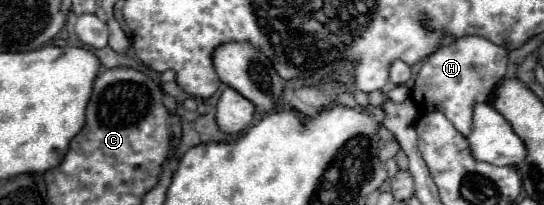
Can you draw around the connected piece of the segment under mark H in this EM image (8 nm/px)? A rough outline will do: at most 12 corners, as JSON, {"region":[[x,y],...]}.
{"region":[[464,36],[430,54],[412,100],[464,136],[504,78],[508,50]]}

